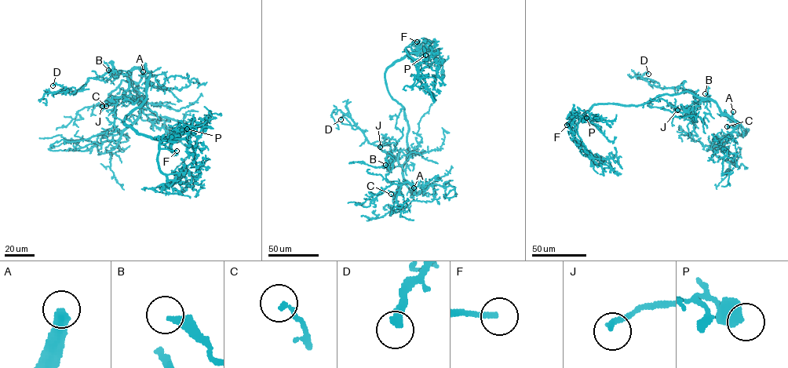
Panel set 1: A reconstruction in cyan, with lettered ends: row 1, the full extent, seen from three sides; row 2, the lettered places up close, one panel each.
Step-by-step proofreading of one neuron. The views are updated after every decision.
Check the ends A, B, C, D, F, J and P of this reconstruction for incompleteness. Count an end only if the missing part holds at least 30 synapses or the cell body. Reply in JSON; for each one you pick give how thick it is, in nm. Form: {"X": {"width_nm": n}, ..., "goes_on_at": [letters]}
{"A": {"width_nm": 550}, "F": {"width_nm": 200}, "J": {"width_nm": 240}, "goes_on_at": ["A", "F", "J"]}

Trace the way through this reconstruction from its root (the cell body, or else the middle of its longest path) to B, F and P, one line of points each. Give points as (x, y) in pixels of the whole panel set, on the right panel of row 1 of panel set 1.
B: (666, 94), (689, 91), (708, 100), (705, 93)
F: (666, 94), (636, 105), (596, 104), (584, 115), (573, 118), (567, 125)
P: (666, 94), (636, 105), (596, 104), (579, 118), (579, 122), (580, 115), (586, 118)

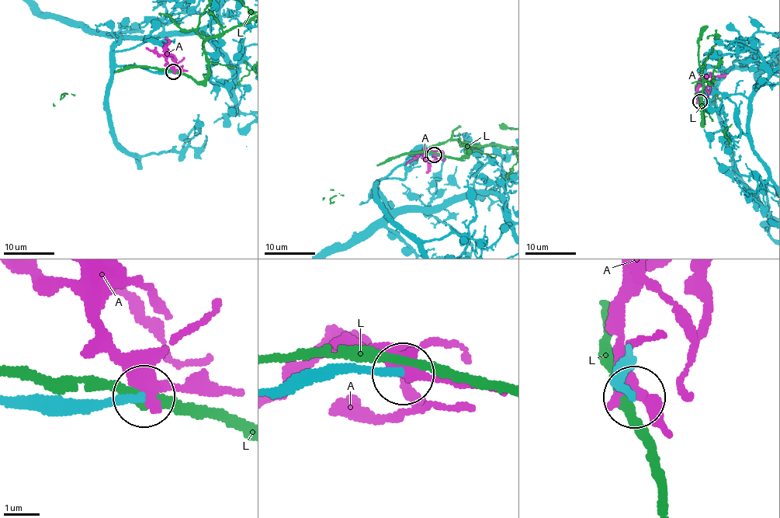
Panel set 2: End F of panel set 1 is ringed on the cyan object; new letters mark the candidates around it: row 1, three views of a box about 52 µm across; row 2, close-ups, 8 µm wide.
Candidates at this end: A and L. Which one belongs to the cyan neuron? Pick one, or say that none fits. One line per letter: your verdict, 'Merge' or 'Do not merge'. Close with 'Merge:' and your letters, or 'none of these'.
A: Do not merge
L: Do not merge
Merge: none of these

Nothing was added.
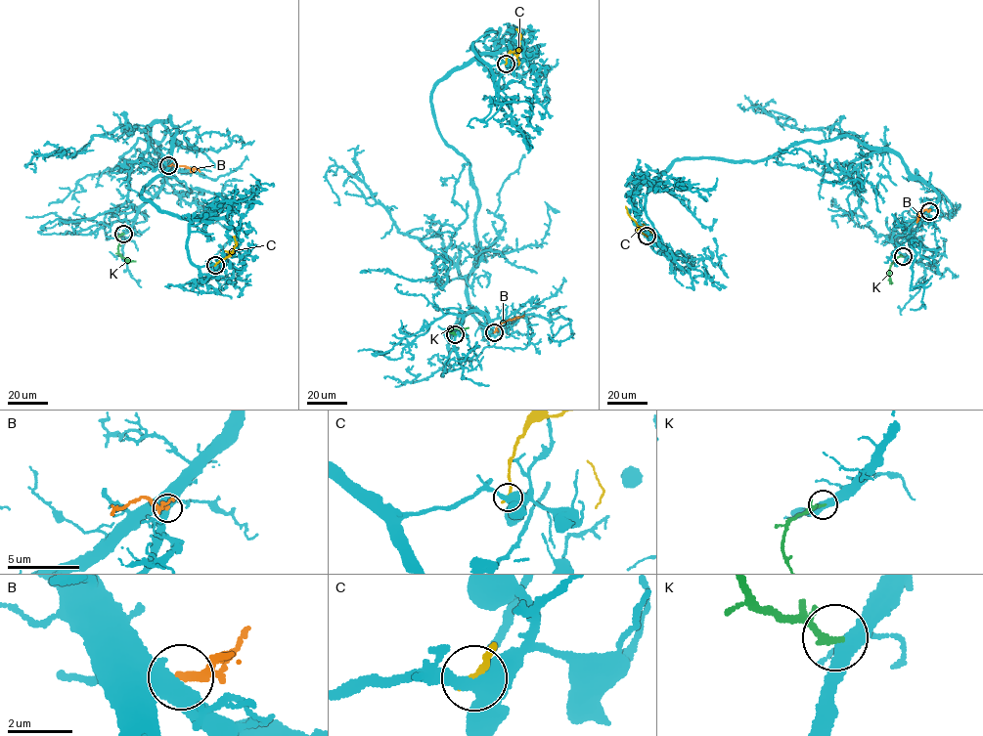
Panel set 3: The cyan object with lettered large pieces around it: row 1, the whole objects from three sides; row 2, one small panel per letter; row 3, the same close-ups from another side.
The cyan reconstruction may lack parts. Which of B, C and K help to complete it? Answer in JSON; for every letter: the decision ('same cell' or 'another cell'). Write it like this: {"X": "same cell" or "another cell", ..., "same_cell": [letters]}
{"B": "another cell", "C": "another cell", "K": "same cell", "same_cell": ["K"]}

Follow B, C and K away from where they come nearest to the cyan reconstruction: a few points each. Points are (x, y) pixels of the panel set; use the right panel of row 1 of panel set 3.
B: (929, 210), (921, 211), (916, 223)
C: (647, 236), (639, 231), (625, 206)
K: (903, 256), (891, 263), (889, 283)

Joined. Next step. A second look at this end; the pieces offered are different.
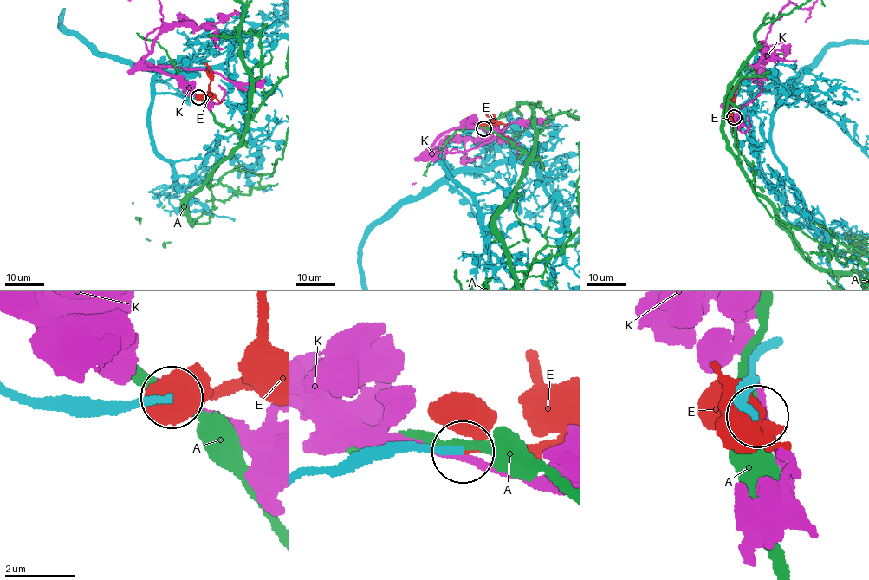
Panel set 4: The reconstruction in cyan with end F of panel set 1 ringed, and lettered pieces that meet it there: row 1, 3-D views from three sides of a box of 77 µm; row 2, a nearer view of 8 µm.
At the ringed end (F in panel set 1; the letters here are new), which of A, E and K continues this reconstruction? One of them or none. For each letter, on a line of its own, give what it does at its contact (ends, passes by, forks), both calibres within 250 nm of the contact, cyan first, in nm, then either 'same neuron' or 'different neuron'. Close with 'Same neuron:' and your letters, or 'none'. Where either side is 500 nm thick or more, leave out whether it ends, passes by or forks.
A: it passes by | 240/260 nm | different neuron
E: it passes by | 240/320 nm | same neuron
K: it passes by | 240/220 nm | different neuron
Same neuron: E

